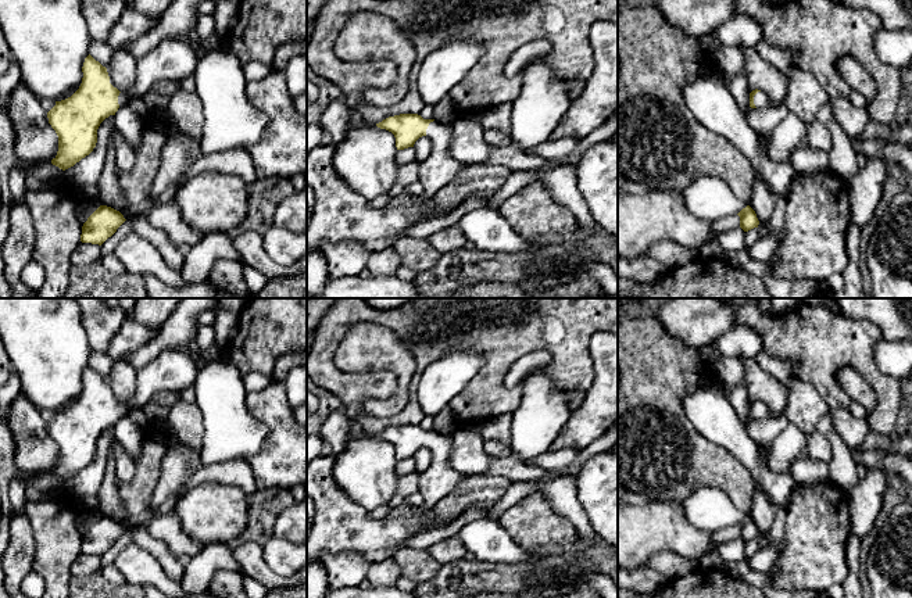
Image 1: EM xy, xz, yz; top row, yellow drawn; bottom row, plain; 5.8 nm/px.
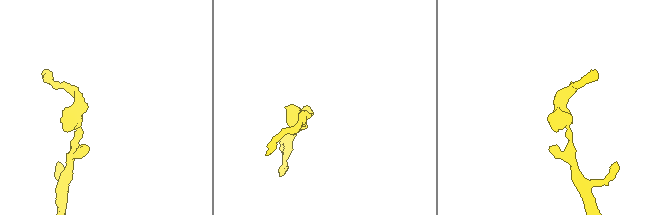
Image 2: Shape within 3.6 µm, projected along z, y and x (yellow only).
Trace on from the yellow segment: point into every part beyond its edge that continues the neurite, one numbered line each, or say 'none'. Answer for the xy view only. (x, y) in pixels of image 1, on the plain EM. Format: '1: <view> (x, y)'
1: xy (170, 371)

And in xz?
1: xz (437, 480)

